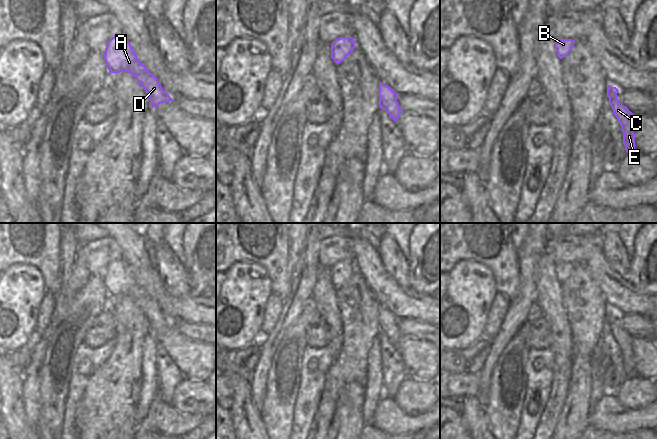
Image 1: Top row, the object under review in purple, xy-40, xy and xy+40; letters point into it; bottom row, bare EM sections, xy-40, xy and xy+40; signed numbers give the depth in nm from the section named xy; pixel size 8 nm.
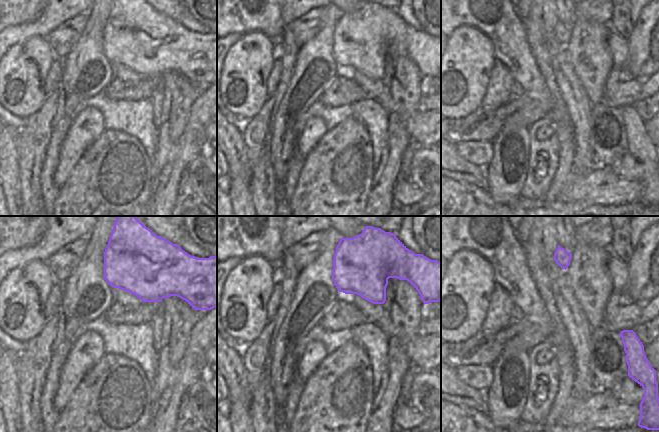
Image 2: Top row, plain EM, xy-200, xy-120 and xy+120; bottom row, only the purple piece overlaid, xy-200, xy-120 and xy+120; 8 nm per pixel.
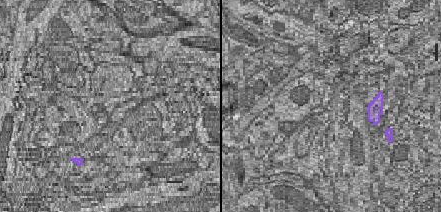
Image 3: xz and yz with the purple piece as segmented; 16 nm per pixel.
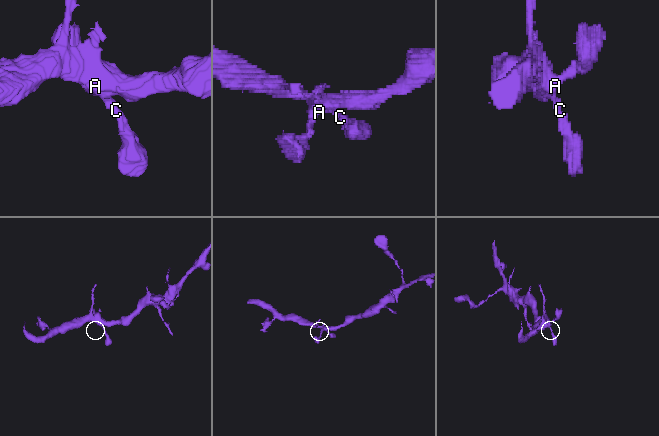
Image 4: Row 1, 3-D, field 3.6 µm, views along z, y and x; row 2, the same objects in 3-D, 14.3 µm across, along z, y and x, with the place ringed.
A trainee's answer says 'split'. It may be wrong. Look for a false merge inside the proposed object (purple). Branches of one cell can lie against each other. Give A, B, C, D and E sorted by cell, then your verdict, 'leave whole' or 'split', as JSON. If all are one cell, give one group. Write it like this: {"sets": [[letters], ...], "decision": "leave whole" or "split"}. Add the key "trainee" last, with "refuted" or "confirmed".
{"sets": [["A", "B", "C", "D", "E"]], "decision": "leave whole", "trainee": "refuted"}

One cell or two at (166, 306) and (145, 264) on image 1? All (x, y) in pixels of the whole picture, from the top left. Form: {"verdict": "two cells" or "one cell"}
{"verdict": "one cell"}

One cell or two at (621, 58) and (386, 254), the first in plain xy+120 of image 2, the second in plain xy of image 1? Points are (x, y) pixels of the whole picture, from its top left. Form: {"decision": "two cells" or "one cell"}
{"decision": "two cells"}

